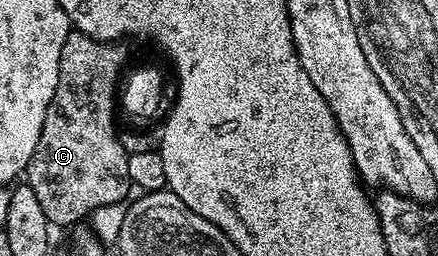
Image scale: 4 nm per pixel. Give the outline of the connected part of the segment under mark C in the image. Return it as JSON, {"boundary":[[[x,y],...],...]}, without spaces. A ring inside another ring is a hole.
{"boundary":[[[71,30],[70,35],[67,37],[67,39],[64,41],[64,49],[60,49],[60,81],[56,85],[56,93],[52,97],[52,101],[48,105],[48,109],[46,110],[46,116],[44,117],[44,129],[40,133],[40,141],[36,145],[36,153],[32,153],[32,161],[26,166],[25,172],[24,172],[24,183],[25,186],[28,186],[32,189],[32,193],[36,193],[36,198],[40,201],[40,206],[44,208],[44,217],[48,222],[51,223],[55,228],[58,227],[70,227],[73,228],[75,225],[73,223],[78,223],[81,221],[82,218],[93,216],[94,211],[96,209],[100,209],[104,205],[112,205],[113,203],[122,203],[123,200],[125,200],[126,195],[126,187],[129,188],[131,186],[130,178],[128,177],[128,155],[126,154],[126,150],[124,149],[124,145],[120,145],[120,141],[118,140],[118,133],[119,128],[117,126],[114,127],[114,107],[116,111],[116,88],[119,86],[120,83],[120,77],[118,79],[118,74],[122,71],[122,66],[126,63],[126,46],[127,44],[122,41],[115,41],[113,43],[101,43],[98,39],[93,39],[92,37],[88,37],[85,35],[83,31],[76,31]]]}

